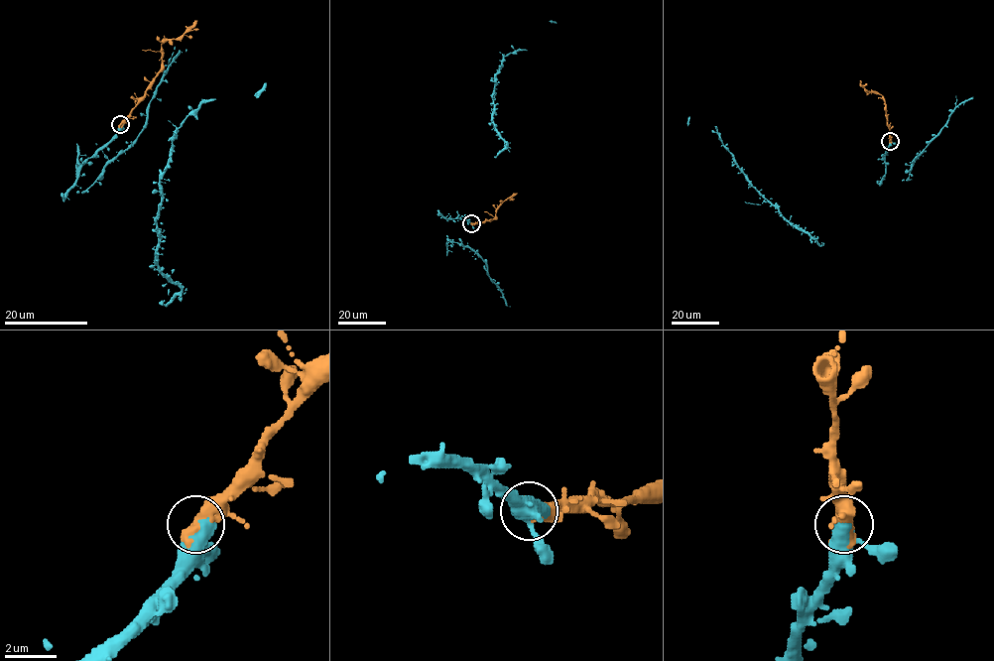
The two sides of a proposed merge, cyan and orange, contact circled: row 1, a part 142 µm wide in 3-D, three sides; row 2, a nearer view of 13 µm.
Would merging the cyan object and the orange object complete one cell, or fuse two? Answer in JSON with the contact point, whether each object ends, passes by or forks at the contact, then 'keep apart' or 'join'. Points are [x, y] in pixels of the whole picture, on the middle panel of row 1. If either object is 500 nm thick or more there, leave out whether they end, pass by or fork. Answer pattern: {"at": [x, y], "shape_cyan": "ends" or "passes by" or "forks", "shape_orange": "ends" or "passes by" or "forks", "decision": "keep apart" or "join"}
{"at": [471, 223], "decision": "join"}

